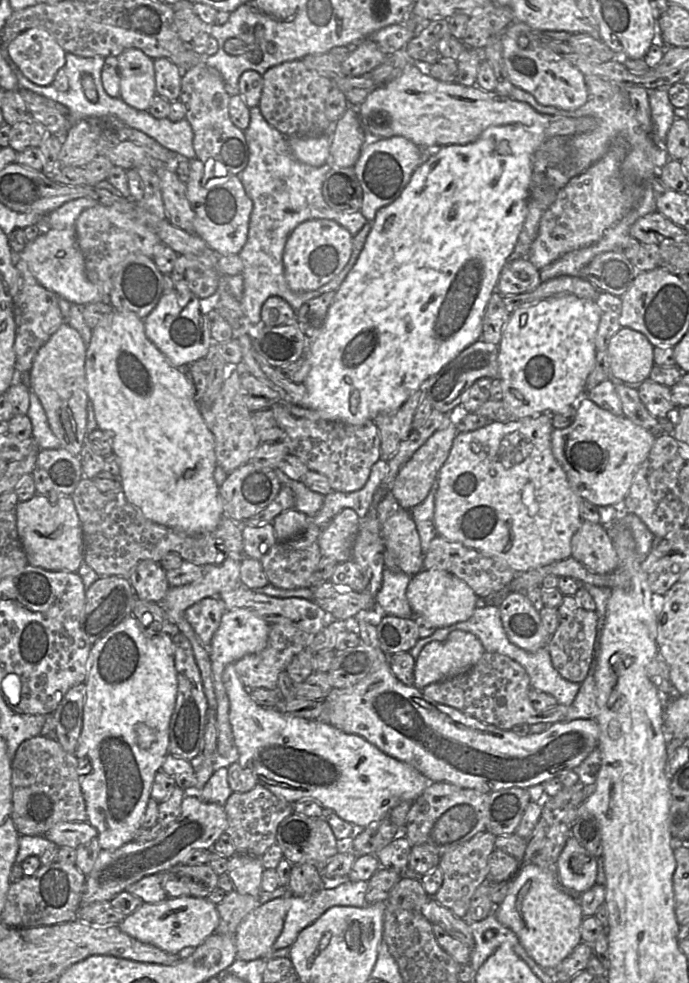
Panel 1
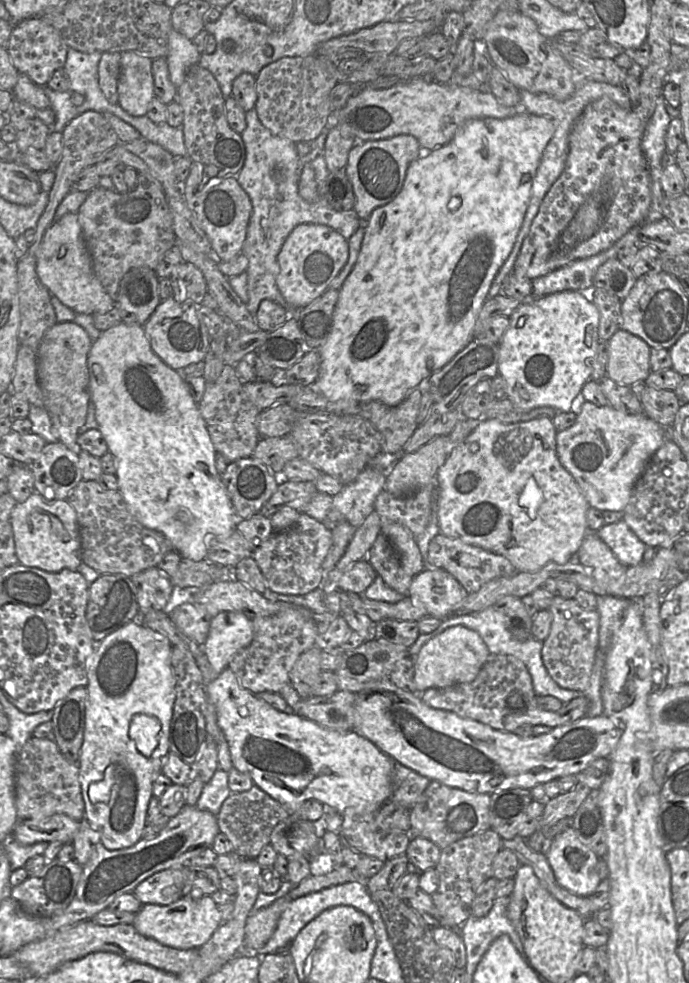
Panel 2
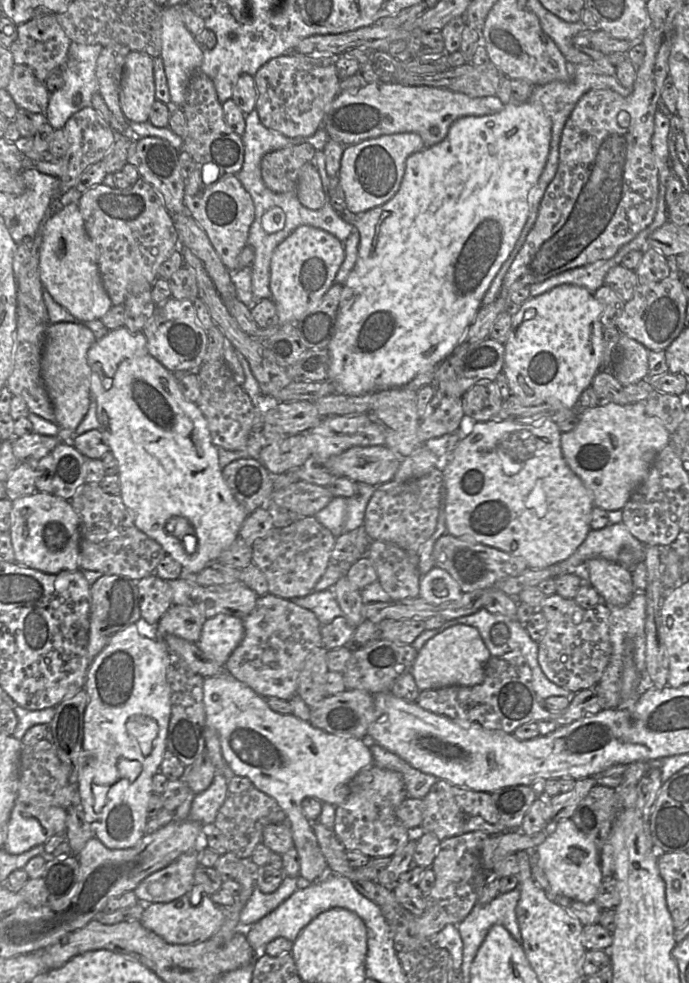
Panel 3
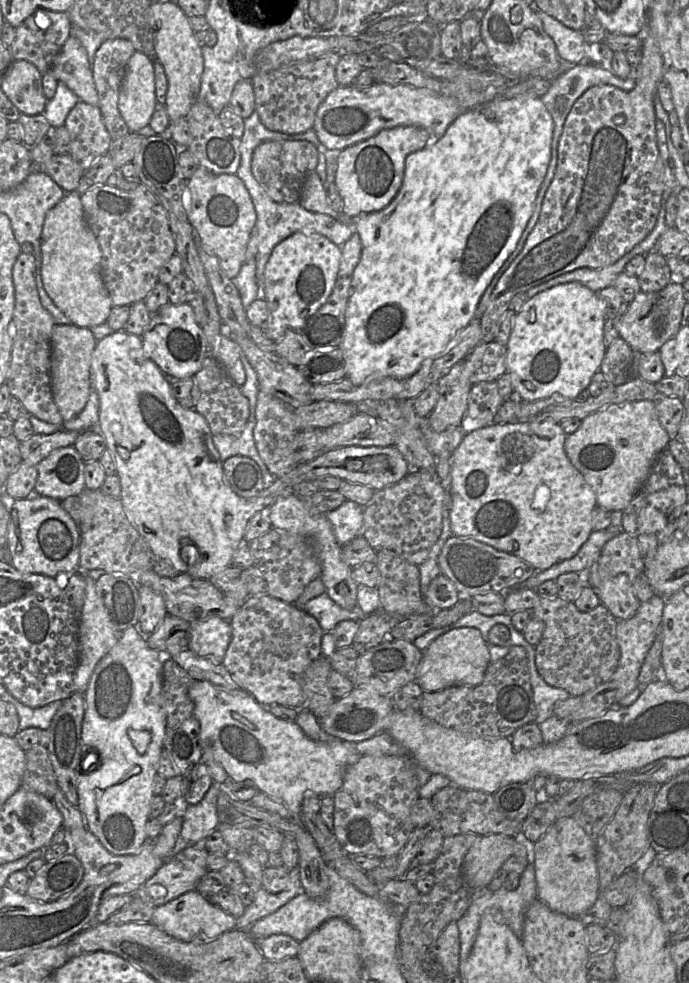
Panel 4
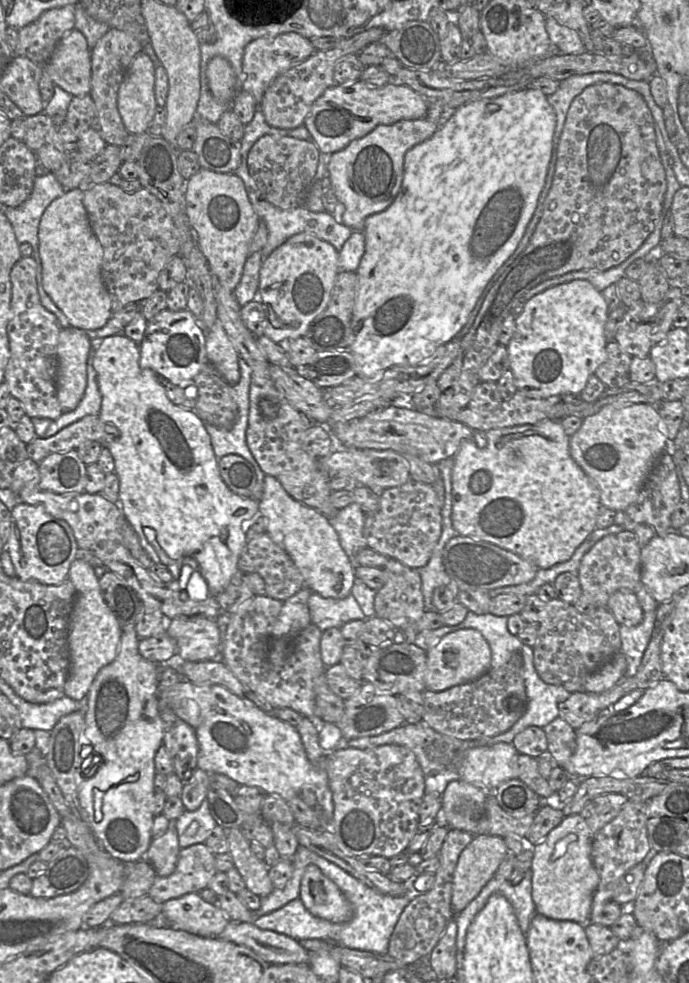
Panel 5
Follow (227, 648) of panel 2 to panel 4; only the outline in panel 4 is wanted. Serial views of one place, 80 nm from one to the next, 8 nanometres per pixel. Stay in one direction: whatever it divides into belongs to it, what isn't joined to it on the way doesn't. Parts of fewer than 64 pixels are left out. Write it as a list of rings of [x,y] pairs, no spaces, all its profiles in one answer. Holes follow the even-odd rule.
[[[219,617],[192,622],[188,649],[199,657],[222,663],[231,641],[231,634],[230,622]]]

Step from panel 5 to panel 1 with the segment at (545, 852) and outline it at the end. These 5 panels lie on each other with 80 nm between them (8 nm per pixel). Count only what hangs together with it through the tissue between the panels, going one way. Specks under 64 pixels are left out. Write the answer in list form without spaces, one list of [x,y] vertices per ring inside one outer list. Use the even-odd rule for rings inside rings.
[[[571,835],[555,864],[563,889],[580,895],[596,884],[597,859]]]

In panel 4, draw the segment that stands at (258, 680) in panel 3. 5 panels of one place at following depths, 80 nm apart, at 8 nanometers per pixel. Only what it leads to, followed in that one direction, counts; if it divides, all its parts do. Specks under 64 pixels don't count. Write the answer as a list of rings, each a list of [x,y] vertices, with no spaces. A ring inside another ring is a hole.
[[[264,594],[249,596],[229,622],[231,641],[222,664],[239,687],[266,709],[273,704],[303,709],[306,670],[322,655],[324,631],[316,618],[295,604]]]

